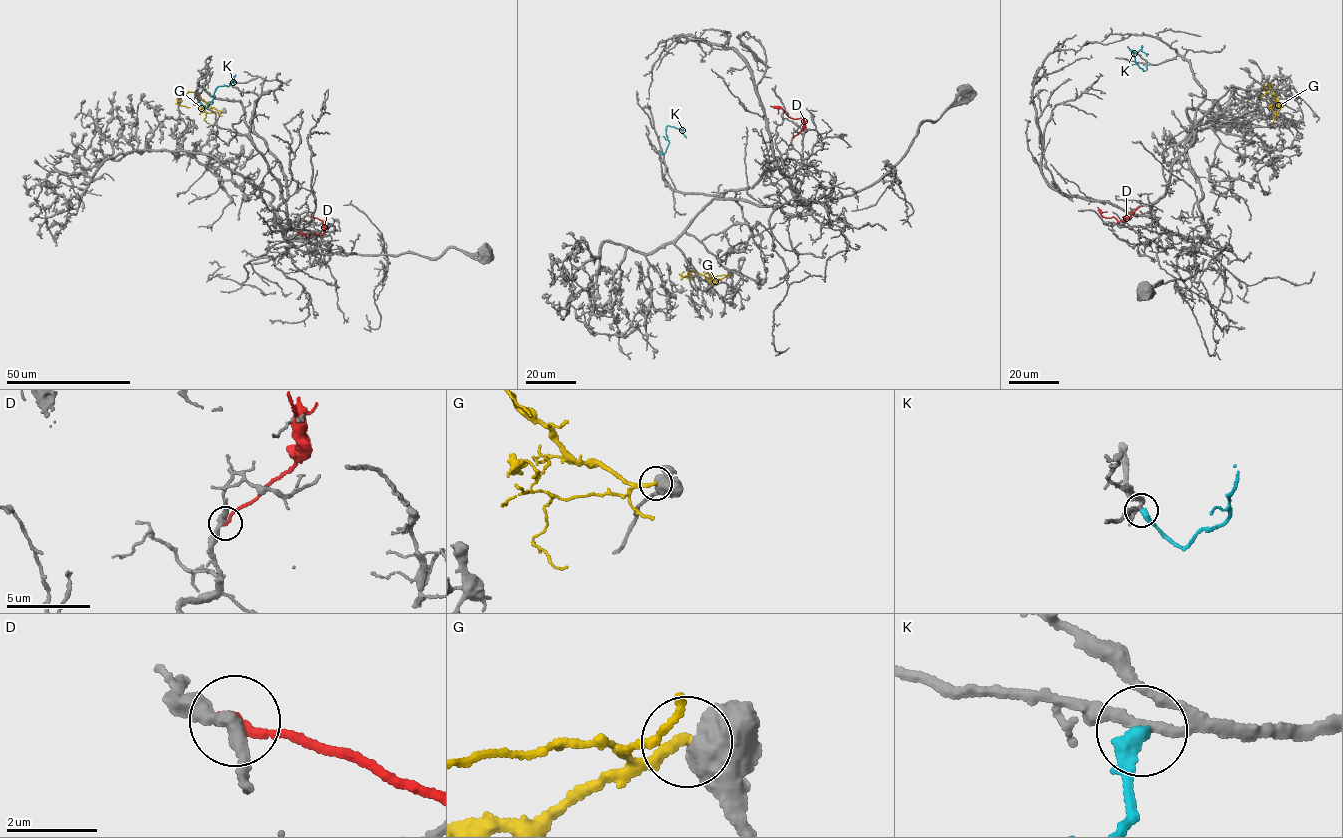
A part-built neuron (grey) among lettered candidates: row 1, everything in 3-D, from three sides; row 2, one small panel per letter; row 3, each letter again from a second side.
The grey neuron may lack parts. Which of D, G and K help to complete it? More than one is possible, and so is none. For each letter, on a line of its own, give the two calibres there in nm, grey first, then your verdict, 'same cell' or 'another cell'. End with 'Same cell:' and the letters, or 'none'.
D: 340/240 nm | another cell
G: 950/240 nm | another cell
K: 200/360 nm | another cell
Same cell: none

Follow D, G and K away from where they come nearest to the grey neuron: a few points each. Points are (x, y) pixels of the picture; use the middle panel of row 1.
D: (793, 137), (805, 127), (802, 119), (789, 117), (780, 107), (770, 106)
G: (729, 275), (707, 279), (690, 272), (690, 277), (680, 274), (681, 277), (692, 268)
K: (659, 154), (665, 152), (669, 142), (667, 126), (680, 130), (686, 137)

